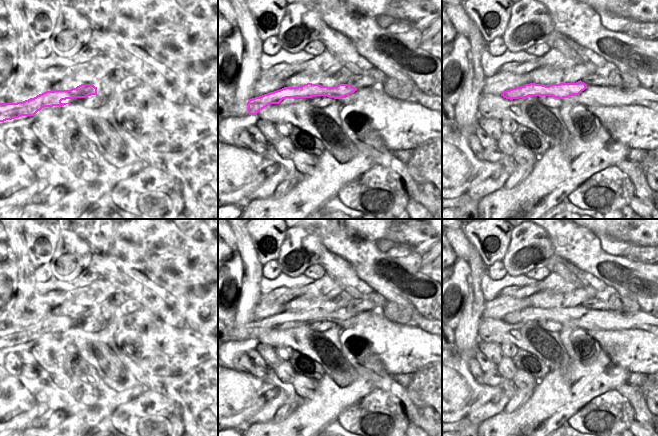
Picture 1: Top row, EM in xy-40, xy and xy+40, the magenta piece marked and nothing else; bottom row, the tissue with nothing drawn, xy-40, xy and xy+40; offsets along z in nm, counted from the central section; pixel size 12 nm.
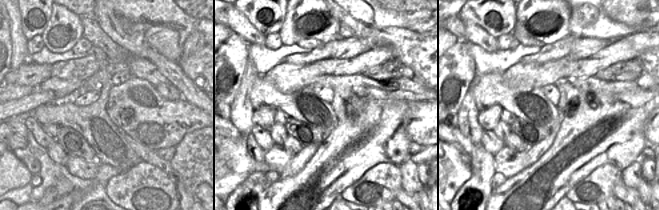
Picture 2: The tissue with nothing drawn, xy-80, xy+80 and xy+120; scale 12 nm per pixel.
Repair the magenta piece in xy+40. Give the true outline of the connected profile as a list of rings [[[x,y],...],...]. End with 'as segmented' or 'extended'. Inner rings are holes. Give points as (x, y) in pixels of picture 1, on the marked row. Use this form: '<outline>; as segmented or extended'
[[[581,80],[576,83],[543,84],[530,83],[504,91],[501,96],[506,99],[527,98],[529,96],[552,96],[566,99],[573,106],[584,104],[586,106],[628,106],[638,104],[658,111],[658,94],[638,87],[635,90],[616,92],[613,96],[601,96],[598,103],[594,98],[580,98],[578,95],[584,91],[587,84]]]; extended

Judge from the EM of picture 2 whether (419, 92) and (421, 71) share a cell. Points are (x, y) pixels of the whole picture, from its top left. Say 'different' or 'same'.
different

